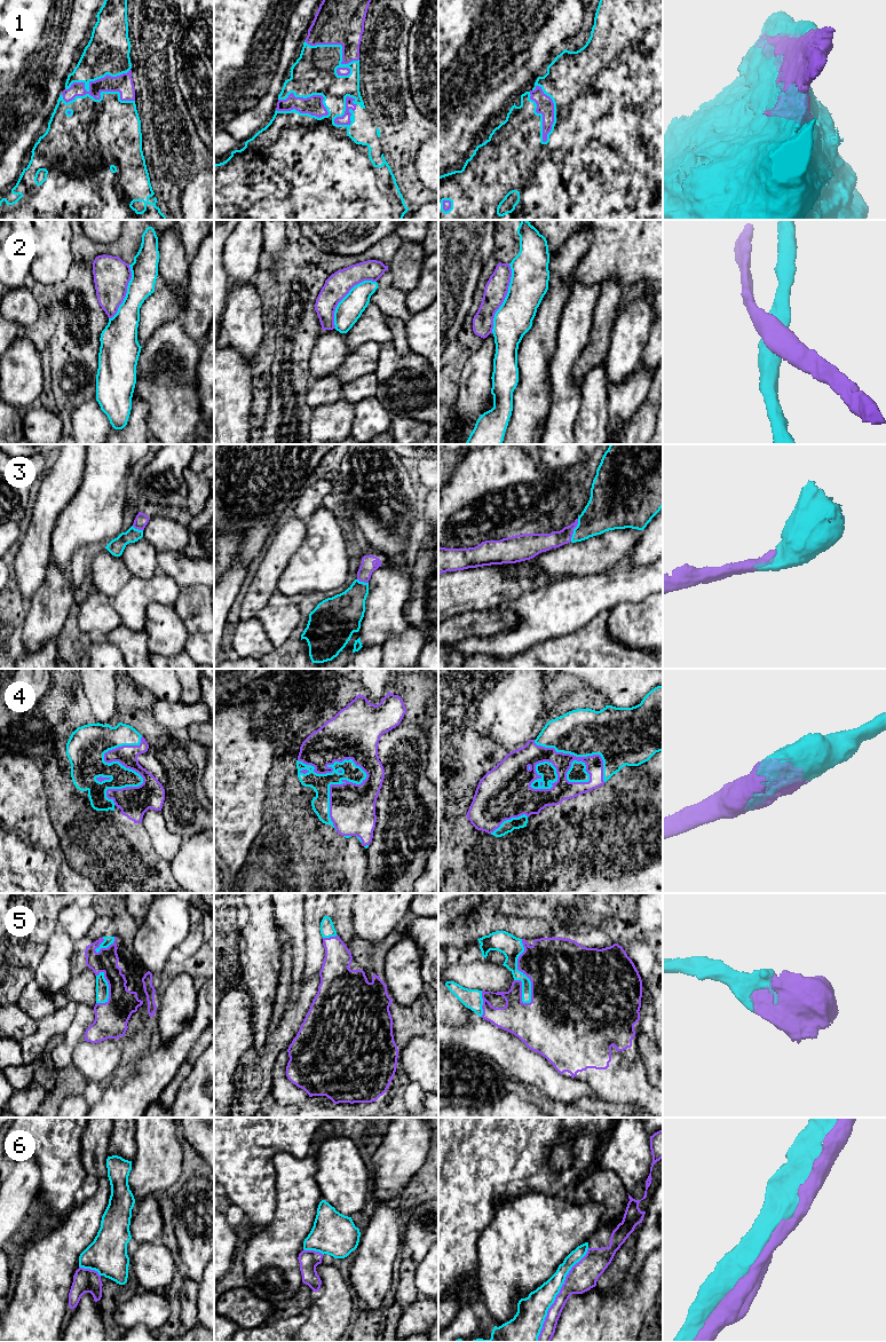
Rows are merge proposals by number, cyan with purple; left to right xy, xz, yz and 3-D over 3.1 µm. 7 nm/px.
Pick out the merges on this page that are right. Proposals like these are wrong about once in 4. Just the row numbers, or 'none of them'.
1, 3, 4, 5, 6

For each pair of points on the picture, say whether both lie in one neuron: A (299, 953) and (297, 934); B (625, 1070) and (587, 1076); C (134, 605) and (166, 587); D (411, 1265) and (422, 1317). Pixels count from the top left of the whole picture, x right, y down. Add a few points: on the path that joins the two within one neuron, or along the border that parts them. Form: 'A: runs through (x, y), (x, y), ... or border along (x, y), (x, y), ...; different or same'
A: runs through (299, 948), (297, 939); same
B: runs through (616, 1078), (596, 1076); same
C: runs through (142, 597), (149, 590), (158, 589); same
D: runs through (409, 1278), (410, 1305); same

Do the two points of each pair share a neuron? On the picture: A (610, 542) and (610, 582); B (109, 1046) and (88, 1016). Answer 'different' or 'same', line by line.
A: different
B: different

